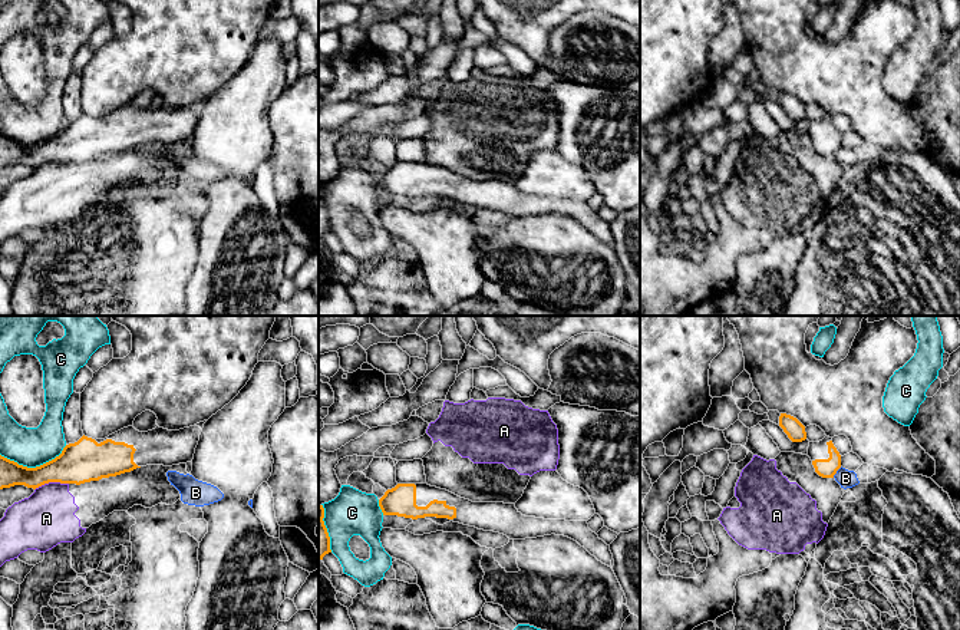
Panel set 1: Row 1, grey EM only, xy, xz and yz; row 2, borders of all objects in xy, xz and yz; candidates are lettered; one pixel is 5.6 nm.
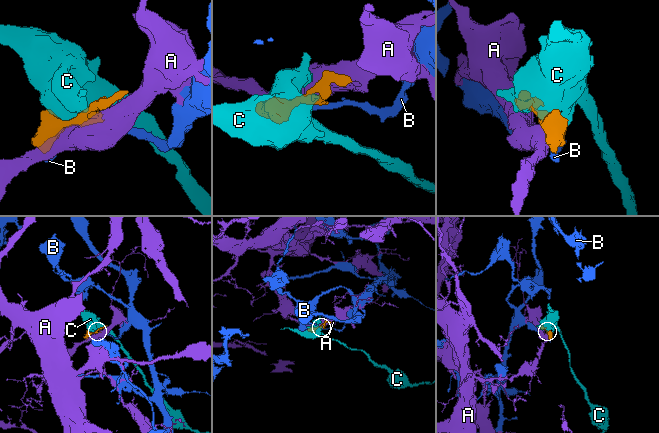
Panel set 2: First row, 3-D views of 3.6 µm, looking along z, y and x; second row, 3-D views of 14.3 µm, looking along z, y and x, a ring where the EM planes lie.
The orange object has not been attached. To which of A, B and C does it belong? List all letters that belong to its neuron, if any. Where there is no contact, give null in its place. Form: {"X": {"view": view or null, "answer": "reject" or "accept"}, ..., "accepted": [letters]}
{"A": {"view": "xy", "answer": "reject"}, "B": {"view": "yz", "answer": "reject"}, "C": {"view": "xy", "answer": "reject"}, "accepted": []}

